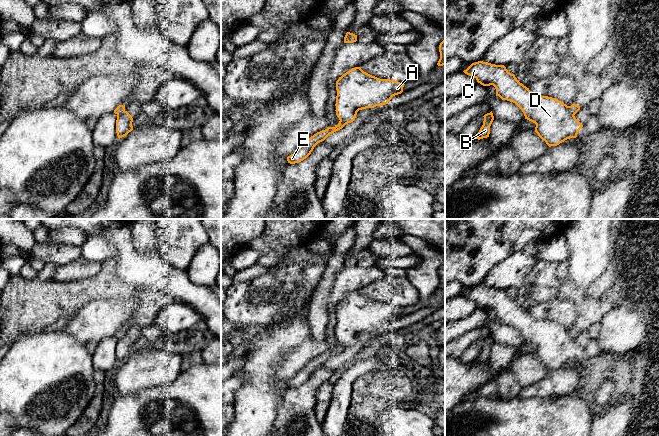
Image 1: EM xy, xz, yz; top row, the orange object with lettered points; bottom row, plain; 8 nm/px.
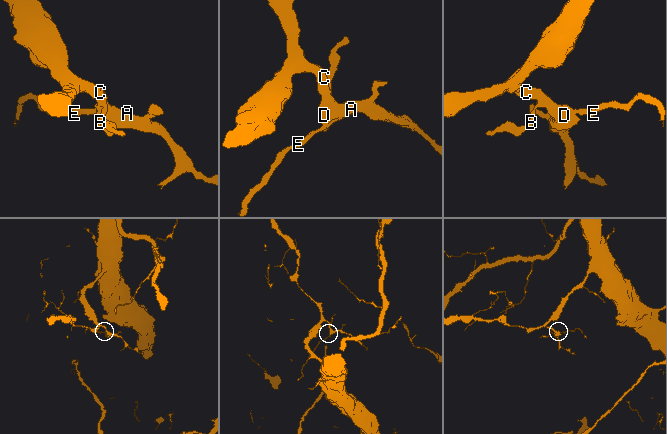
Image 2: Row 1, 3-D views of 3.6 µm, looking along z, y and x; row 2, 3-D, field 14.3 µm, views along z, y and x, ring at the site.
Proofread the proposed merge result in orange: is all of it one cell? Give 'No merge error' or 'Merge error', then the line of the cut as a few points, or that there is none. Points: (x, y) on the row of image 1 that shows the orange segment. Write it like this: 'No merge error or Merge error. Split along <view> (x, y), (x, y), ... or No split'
Merge error. Split along yz (568, 106), (573, 115)

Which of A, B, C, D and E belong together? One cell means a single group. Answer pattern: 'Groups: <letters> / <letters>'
Groups: A B C D / E

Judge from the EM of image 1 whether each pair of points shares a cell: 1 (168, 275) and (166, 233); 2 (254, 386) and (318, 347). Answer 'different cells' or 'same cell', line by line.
1: different cells
2: different cells

